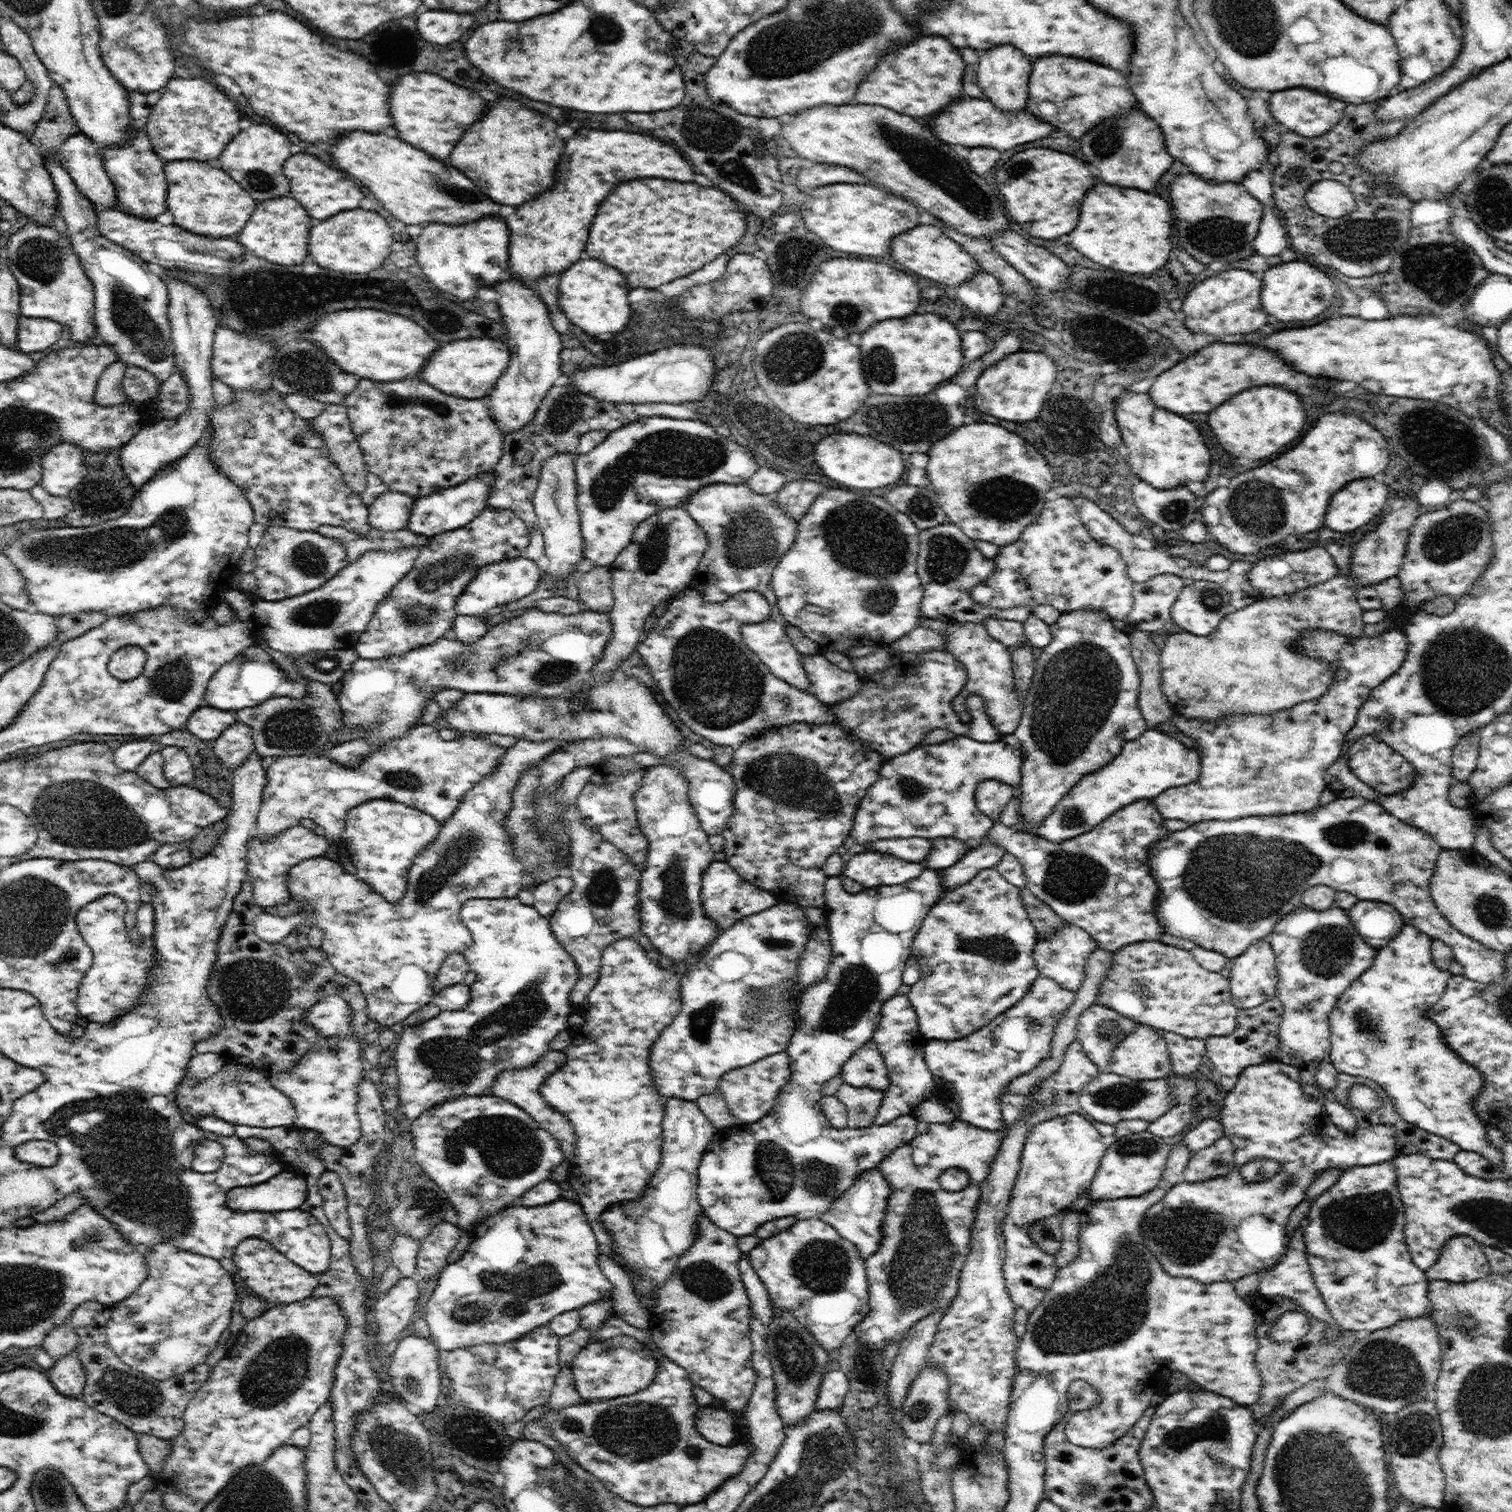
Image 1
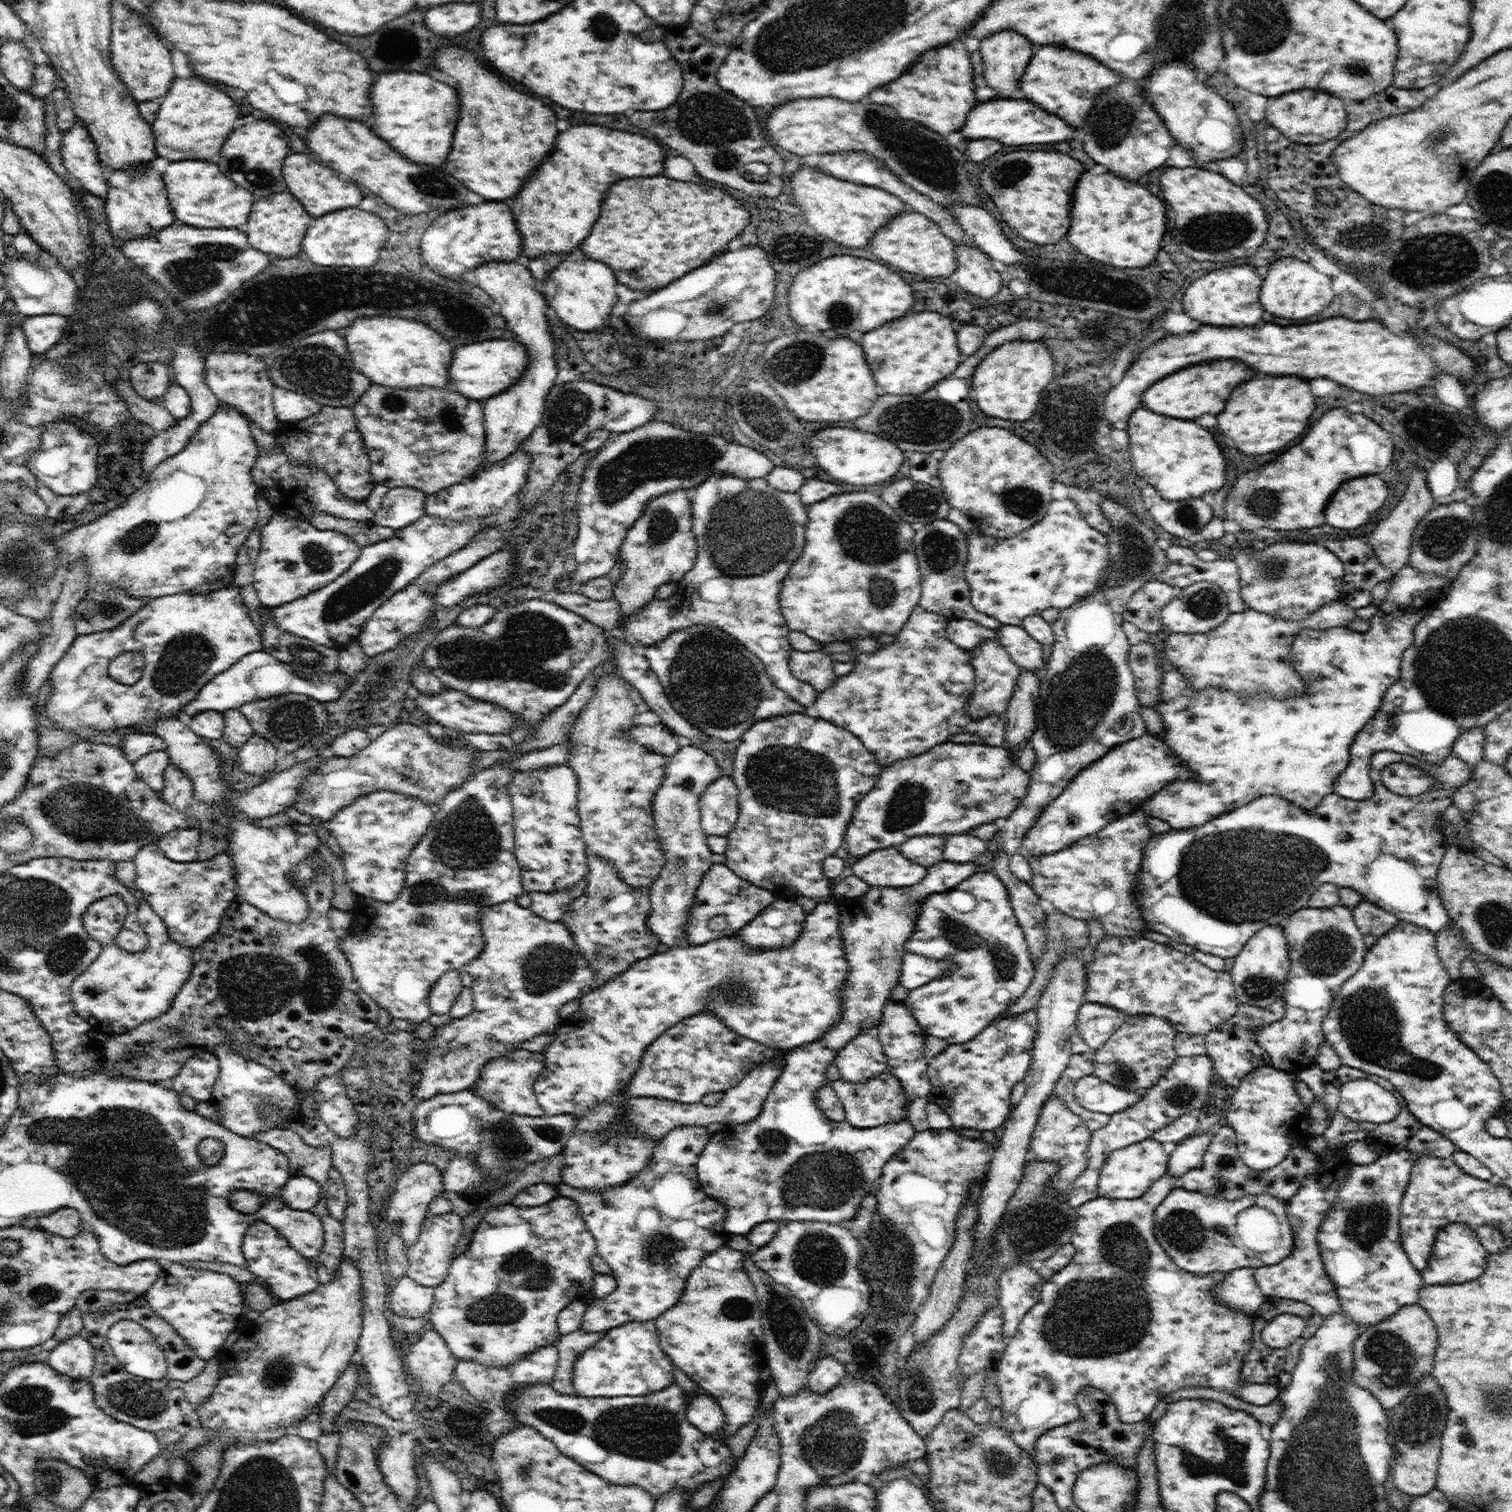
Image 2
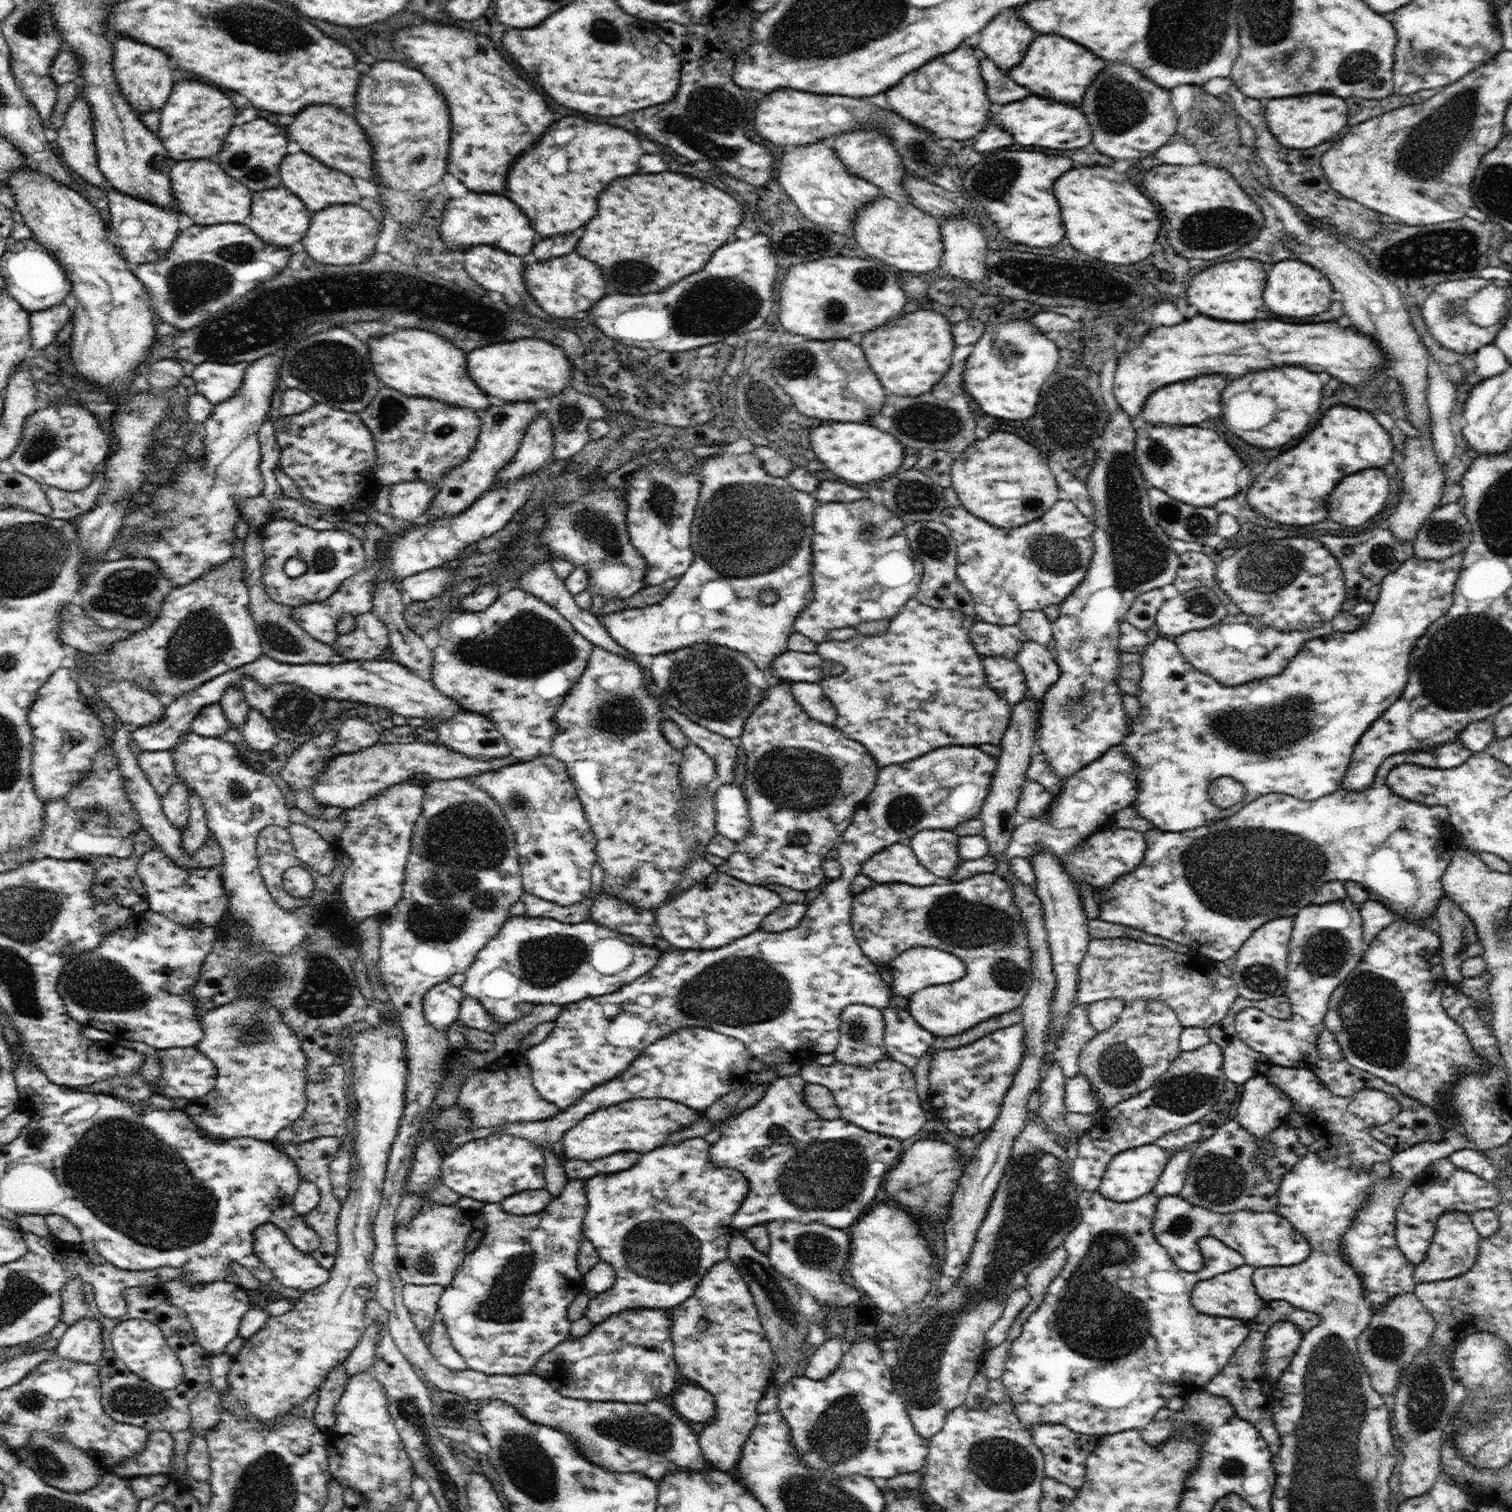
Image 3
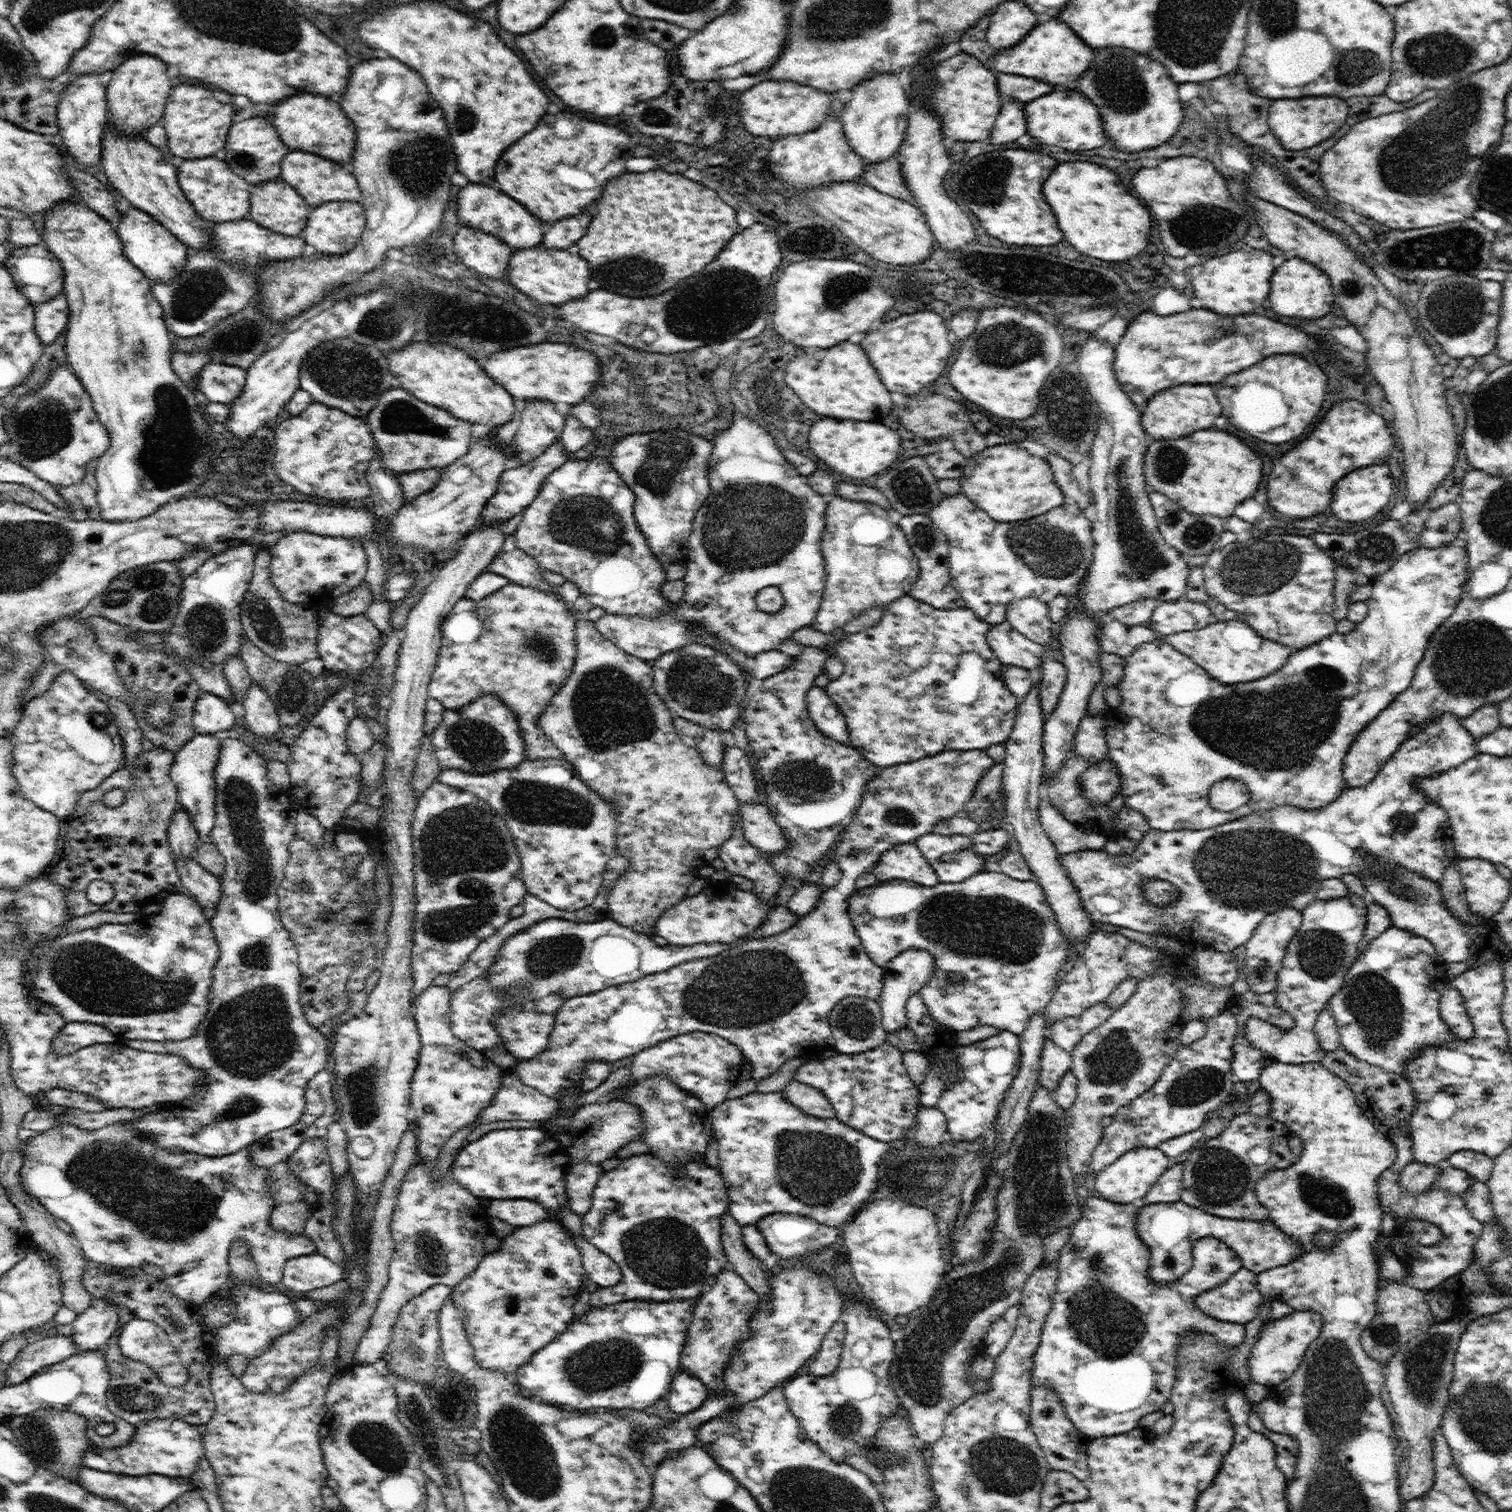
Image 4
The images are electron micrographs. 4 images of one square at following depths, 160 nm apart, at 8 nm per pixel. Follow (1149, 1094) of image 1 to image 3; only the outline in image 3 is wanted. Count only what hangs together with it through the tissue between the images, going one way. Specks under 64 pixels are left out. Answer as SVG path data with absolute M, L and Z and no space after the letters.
M1076 1075L1065 1082L1064 1104L1068 1111L1090 1115L1101 1111L1098 1097L1084 1075Z

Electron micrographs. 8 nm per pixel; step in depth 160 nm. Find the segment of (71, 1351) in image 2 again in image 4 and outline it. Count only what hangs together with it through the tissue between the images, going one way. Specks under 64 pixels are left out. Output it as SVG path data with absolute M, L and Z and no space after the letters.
M107 1296L92 1299L91 1305L73 1322L75 1345L80 1351L101 1351L117 1330L122 1311Z

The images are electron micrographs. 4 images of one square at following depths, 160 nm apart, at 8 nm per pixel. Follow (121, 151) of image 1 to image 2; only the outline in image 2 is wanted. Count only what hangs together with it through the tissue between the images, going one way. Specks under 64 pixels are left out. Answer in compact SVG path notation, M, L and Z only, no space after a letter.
M152 164L133 166L130 170L108 171L107 181L109 187L103 201L109 229L115 238L129 240L129 238L152 236L176 220L166 185Z

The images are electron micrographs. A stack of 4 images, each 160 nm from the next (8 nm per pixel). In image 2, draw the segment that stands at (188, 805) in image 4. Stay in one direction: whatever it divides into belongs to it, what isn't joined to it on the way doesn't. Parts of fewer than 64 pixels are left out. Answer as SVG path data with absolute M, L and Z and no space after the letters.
M194 825L164 833L158 840L157 845L172 861L192 862L198 860L197 850L200 846L200 837L201 828Z

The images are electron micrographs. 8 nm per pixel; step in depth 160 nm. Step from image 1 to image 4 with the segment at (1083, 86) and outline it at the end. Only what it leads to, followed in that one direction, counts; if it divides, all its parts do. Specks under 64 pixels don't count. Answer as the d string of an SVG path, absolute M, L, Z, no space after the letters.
M1054 18L1034 26L1017 45L1012 47L1012 50L995 52L993 59L996 70L1004 74L1028 76L1028 78L1044 80L1052 86L1068 88L1070 82L1078 80L1080 74L1086 72L1086 68L1092 64L1094 52L1074 34L1074 30L1066 26L1066 22L1058 22Z

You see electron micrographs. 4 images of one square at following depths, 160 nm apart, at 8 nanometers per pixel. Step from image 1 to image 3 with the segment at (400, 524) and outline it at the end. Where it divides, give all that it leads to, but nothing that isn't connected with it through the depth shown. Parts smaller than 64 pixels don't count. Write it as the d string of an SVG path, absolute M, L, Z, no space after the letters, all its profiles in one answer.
M424 481L400 482L391 486L388 516L412 522L423 520L438 490L437 485Z

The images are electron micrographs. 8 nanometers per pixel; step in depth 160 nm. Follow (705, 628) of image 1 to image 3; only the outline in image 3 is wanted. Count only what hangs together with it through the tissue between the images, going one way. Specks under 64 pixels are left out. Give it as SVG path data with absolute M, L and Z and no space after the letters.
M700 642L653 656L649 669L659 696L696 724L729 739L738 738L746 719L769 689L765 672L744 653L712 642Z

